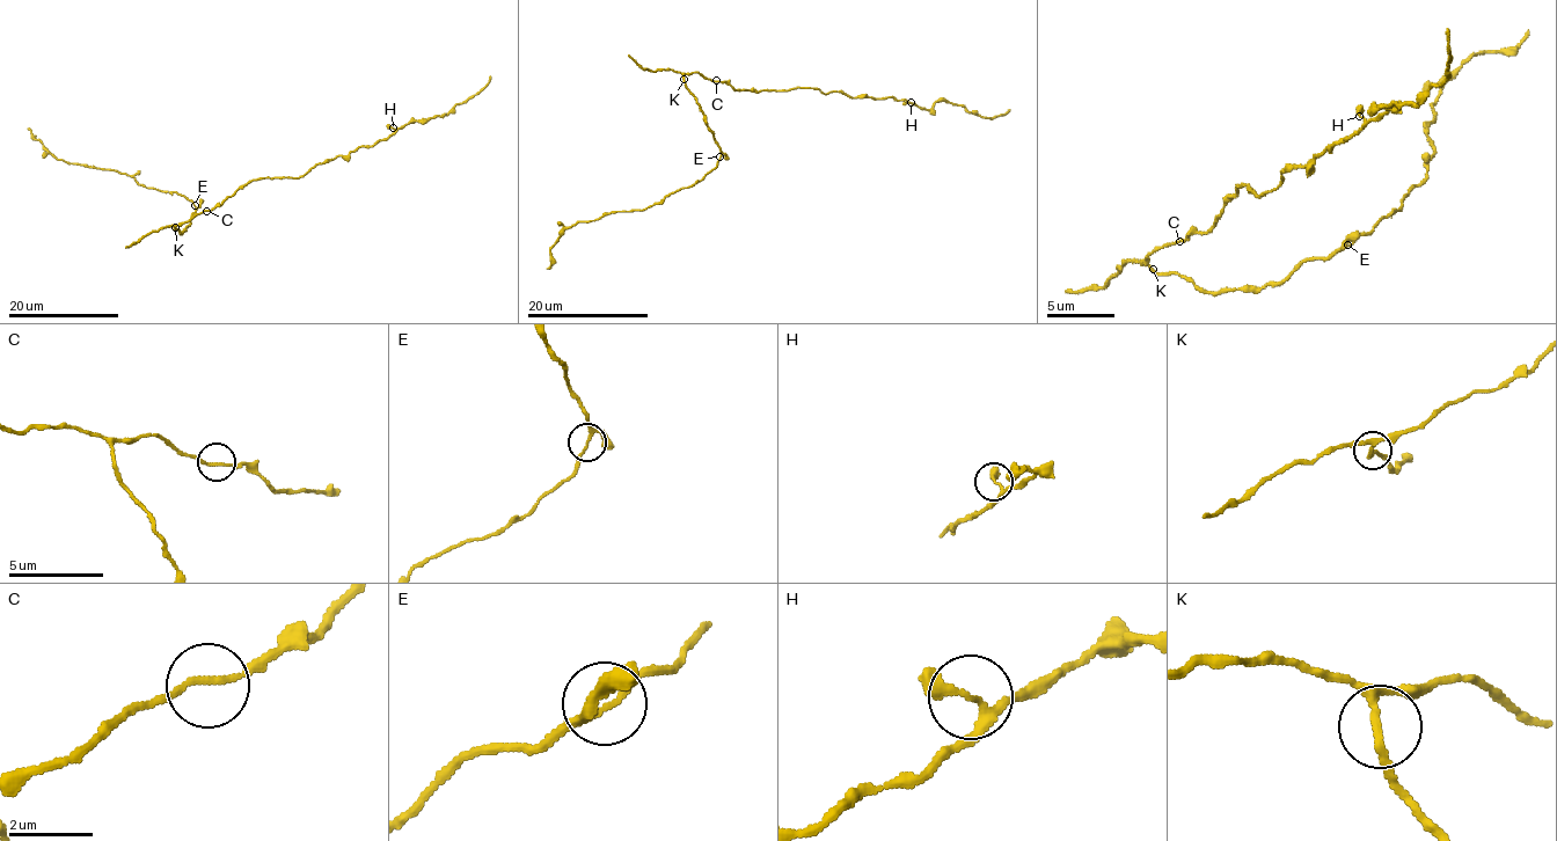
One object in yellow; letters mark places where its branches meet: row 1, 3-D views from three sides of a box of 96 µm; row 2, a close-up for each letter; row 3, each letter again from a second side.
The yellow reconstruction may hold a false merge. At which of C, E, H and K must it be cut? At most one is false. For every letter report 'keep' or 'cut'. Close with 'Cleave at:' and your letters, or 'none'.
C: keep
E: keep
H: keep
K: keep
Cleave at: none

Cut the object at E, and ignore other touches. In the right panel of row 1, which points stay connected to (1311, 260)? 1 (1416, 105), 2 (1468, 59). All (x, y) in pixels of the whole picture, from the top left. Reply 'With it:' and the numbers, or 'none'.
With it: 1

